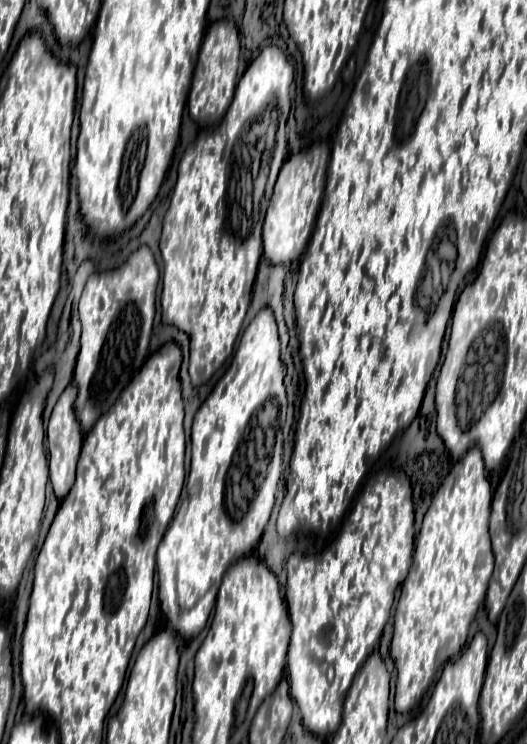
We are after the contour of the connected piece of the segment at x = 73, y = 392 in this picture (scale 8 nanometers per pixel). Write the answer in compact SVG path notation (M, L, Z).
M69 384L65 388L65 392L61 394L61 398L57 400L51 418L49 418L49 426L47 426L47 444L49 444L49 480L53 486L55 496L61 500L67 496L67 492L73 486L75 480L75 464L81 452L81 442L83 442L83 434L79 428L79 422L75 418L75 400L77 400L77 388L75 384Z

